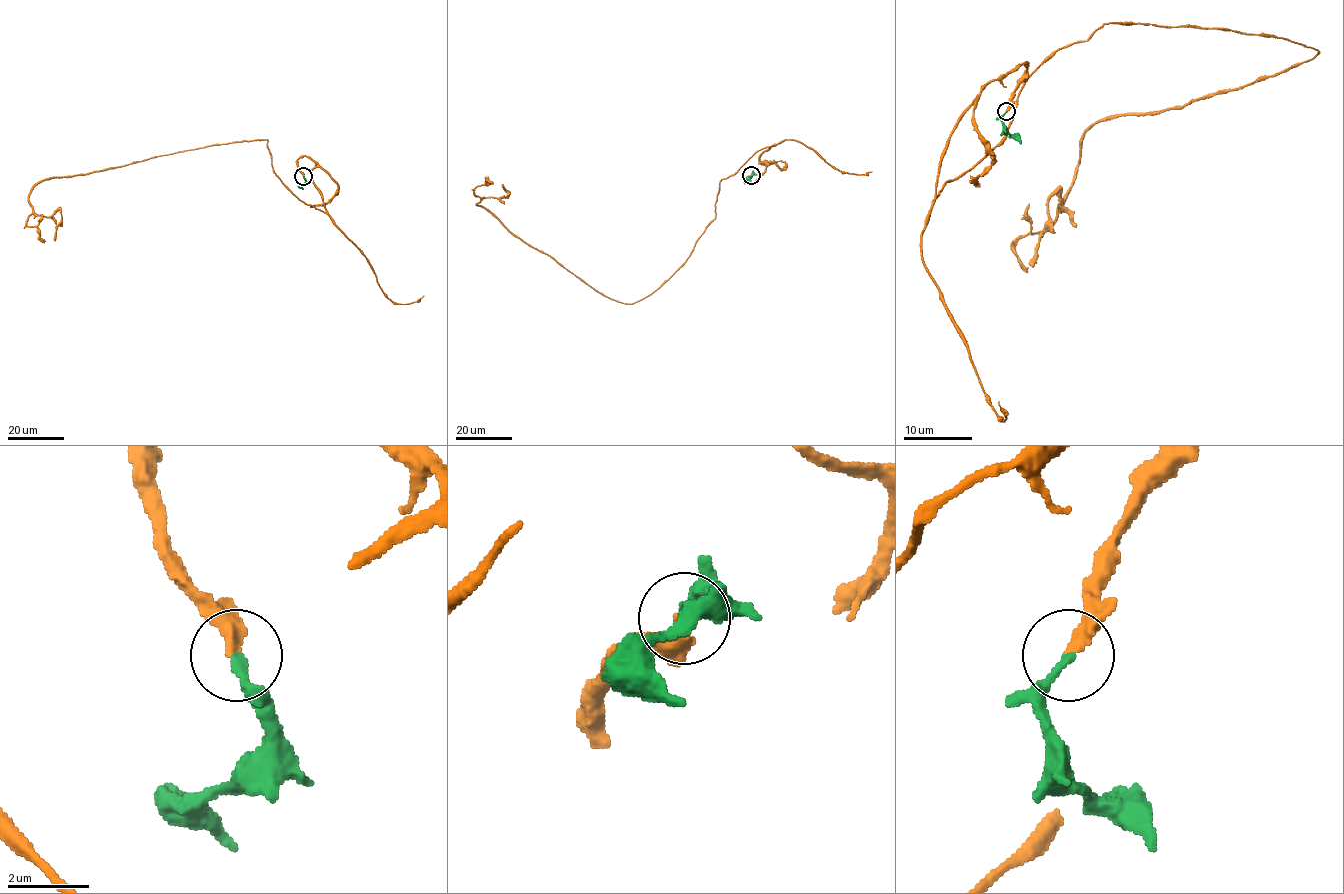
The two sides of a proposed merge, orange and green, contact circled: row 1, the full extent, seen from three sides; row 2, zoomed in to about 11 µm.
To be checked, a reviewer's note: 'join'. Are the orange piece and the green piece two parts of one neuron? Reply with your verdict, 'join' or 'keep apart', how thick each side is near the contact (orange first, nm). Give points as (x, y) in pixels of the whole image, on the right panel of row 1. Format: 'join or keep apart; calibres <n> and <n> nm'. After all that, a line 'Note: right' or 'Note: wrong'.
join; calibres 320 and 220 nm
Note: right

